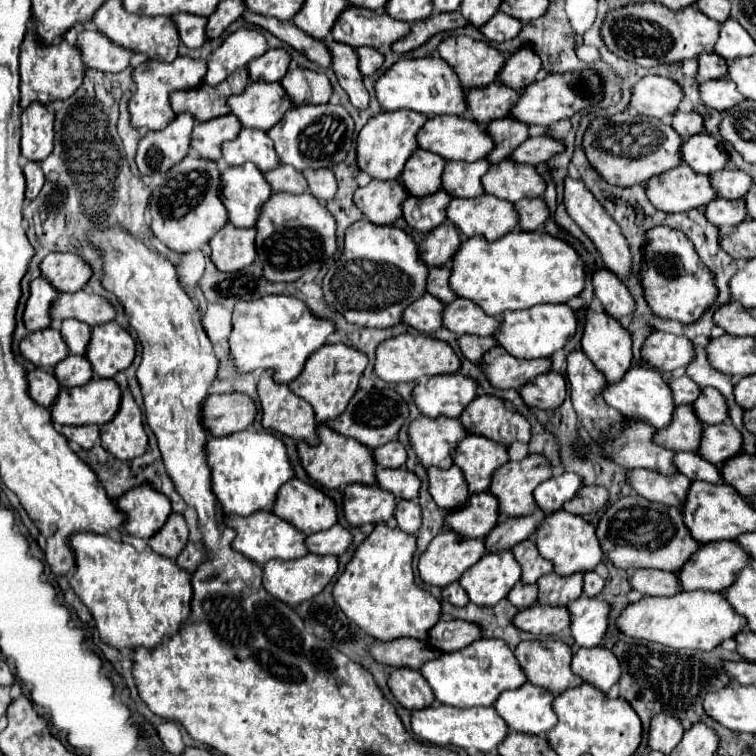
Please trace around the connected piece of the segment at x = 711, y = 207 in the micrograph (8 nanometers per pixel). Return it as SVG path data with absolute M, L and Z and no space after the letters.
M716 197L704 207L704 215L716 227L736 227L746 219L746 207L744 201L726 201L722 197Z

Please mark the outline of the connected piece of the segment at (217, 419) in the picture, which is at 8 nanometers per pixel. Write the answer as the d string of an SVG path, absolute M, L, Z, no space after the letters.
M244 393L208 395L202 405L202 425L210 437L224 437L246 429L256 417L254 401Z

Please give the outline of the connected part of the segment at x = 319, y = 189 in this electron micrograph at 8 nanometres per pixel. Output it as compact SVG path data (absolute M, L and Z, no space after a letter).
M306 169L306 173L302 173L308 181L308 187L310 187L310 193L326 203L330 197L334 197L338 185L336 185L336 179L334 179L334 173L330 169Z

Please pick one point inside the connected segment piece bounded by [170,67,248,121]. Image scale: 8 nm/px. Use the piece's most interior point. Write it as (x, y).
(205, 102)

